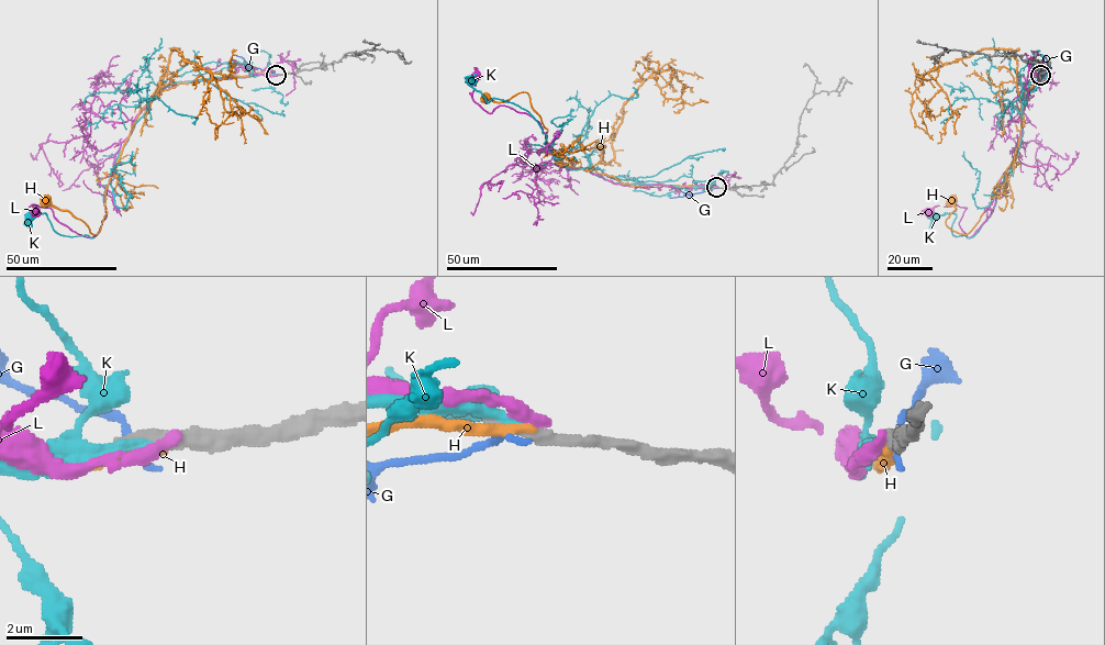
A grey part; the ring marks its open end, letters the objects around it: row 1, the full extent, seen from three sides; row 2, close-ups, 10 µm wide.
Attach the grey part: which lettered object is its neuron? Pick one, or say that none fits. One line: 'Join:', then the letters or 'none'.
Join: K

